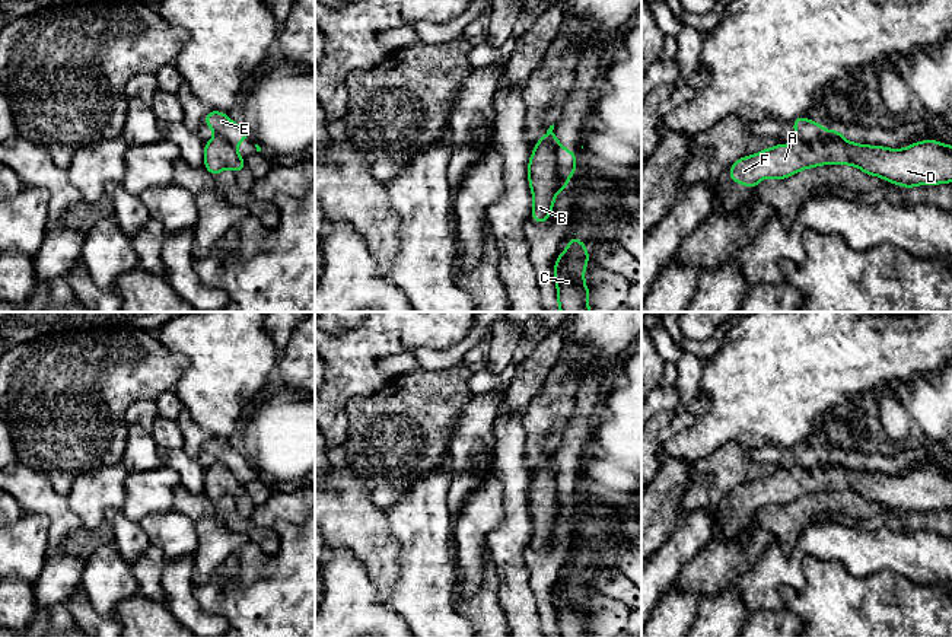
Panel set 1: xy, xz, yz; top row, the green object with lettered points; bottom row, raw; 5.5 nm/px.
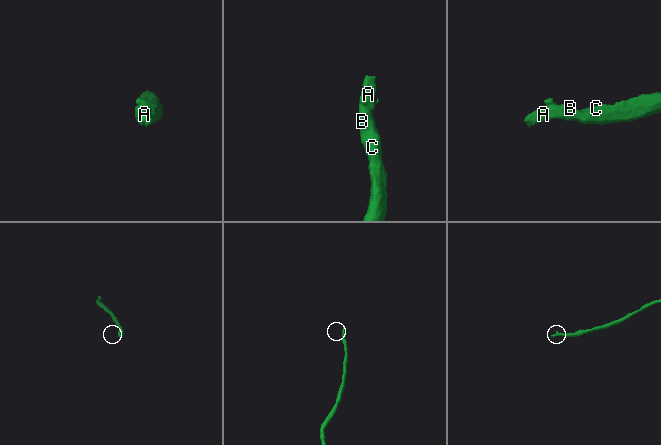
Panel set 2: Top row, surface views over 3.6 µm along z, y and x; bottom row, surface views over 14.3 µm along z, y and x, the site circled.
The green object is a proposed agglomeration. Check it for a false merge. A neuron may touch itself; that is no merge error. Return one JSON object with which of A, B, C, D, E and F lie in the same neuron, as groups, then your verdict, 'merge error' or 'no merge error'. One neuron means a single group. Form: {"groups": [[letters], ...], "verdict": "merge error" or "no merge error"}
{"groups": [["A", "B", "C", "D", "F"], ["E"]], "verdict": "merge error"}

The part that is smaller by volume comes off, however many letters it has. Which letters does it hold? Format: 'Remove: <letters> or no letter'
Remove: E

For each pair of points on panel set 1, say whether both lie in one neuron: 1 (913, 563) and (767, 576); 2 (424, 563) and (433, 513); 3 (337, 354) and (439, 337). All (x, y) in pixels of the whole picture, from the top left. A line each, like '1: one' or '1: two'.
1: one
2: one
3: one

